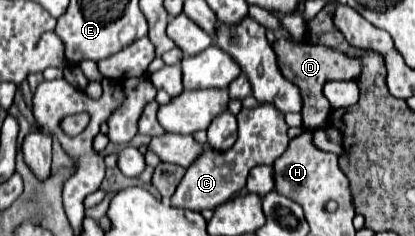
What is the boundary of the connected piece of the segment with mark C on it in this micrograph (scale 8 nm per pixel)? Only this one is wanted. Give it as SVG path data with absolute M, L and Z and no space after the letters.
M259 103L253 109L243 107L237 115L239 123L239 137L235 145L227 151L215 151L209 143L203 147L203 153L187 167L185 177L177 185L175 195L171 197L173 207L191 209L191 211L203 211L213 209L219 203L229 201L235 193L245 189L245 181L249 171L255 165L271 165L287 147L287 123L283 113L269 103Z

